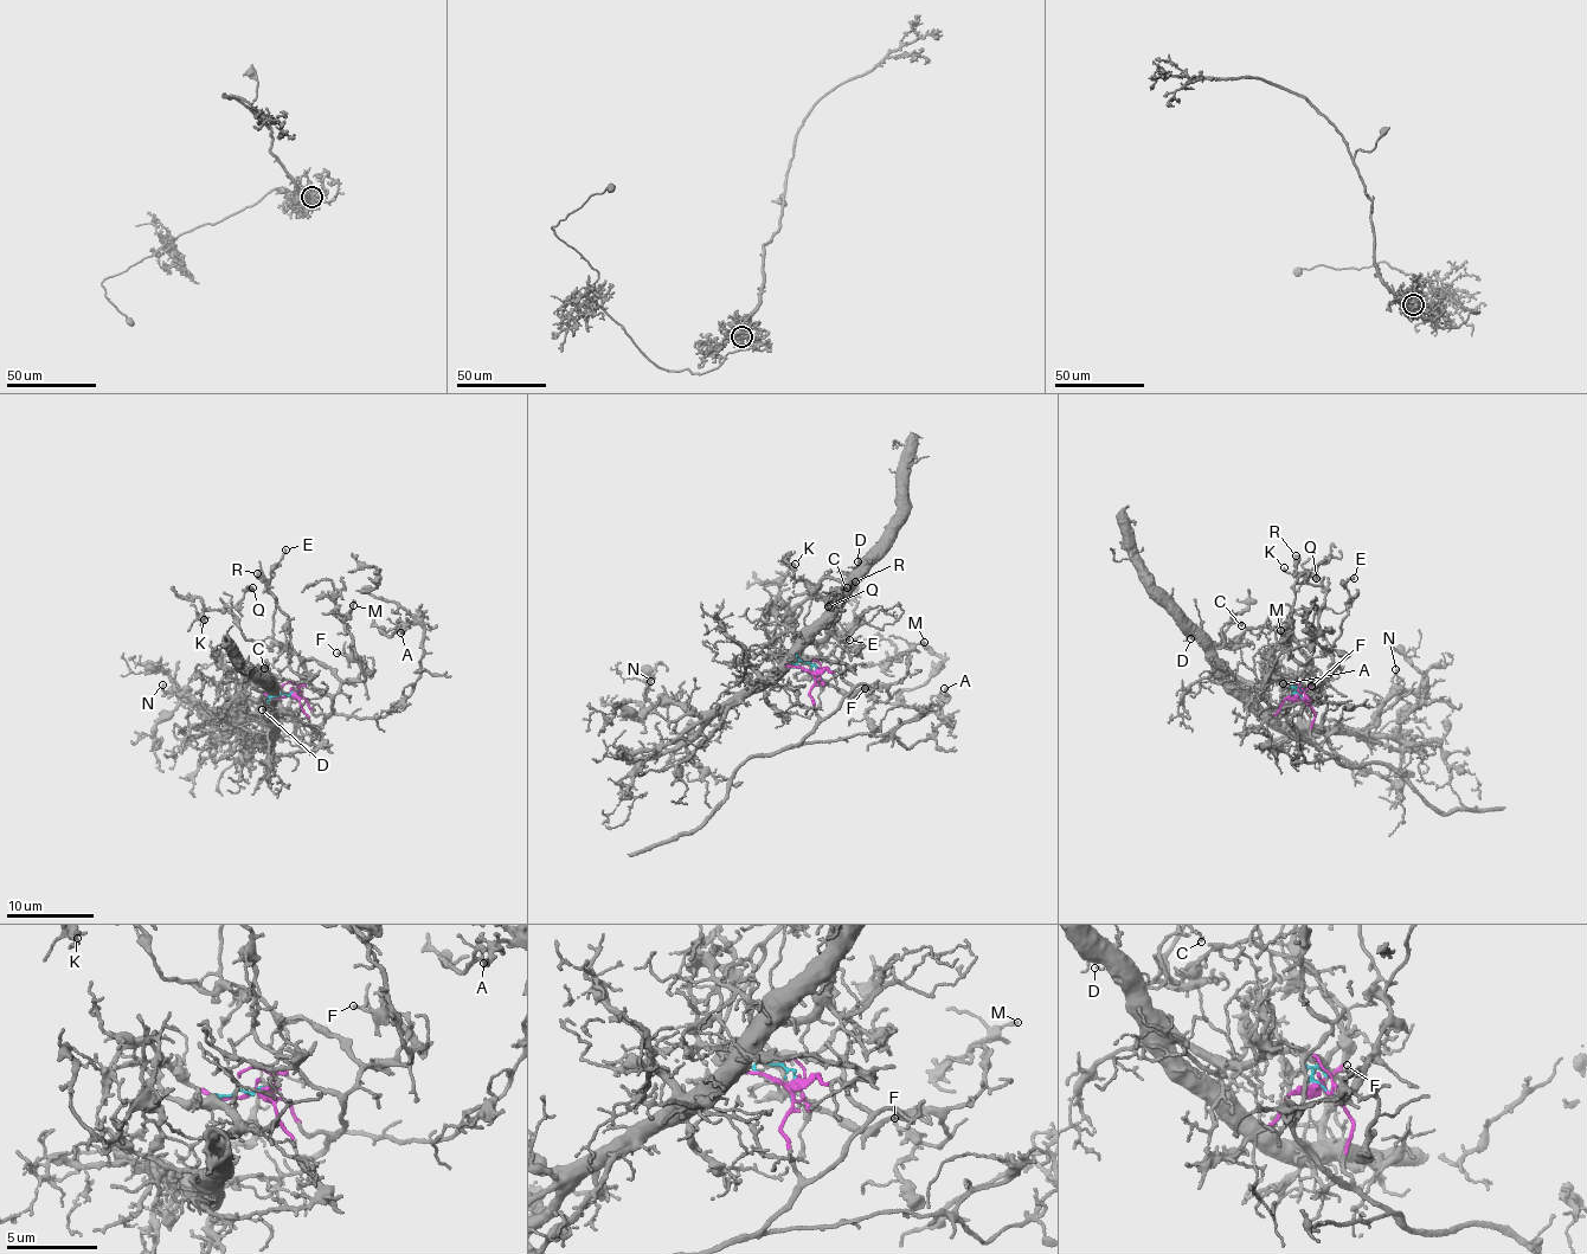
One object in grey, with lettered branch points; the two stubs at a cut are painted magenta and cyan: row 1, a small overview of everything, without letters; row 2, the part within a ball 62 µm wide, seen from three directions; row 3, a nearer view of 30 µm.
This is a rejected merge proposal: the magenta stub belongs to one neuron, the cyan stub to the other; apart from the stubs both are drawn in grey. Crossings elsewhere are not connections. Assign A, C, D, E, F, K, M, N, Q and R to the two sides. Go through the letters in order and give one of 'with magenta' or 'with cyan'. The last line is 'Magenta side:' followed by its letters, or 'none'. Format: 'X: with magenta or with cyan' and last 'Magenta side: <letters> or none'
A: with magenta
C: with cyan
D: with cyan
E: with magenta
F: with magenta
K: with magenta
M: with magenta
N: with cyan
Q: with magenta
R: with magenta
Magenta side: A, E, F, K, M, Q, R

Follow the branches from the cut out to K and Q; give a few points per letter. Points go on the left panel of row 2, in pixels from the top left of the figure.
K: (294, 694), (327, 714), (340, 685), (329, 667), (286, 645), (244, 638), (232, 615), (207, 610), (204, 619)
Q: (294, 694), (314, 713), (327, 714), (340, 685), (329, 667), (286, 645), (244, 638), (225, 608), (254, 587)

